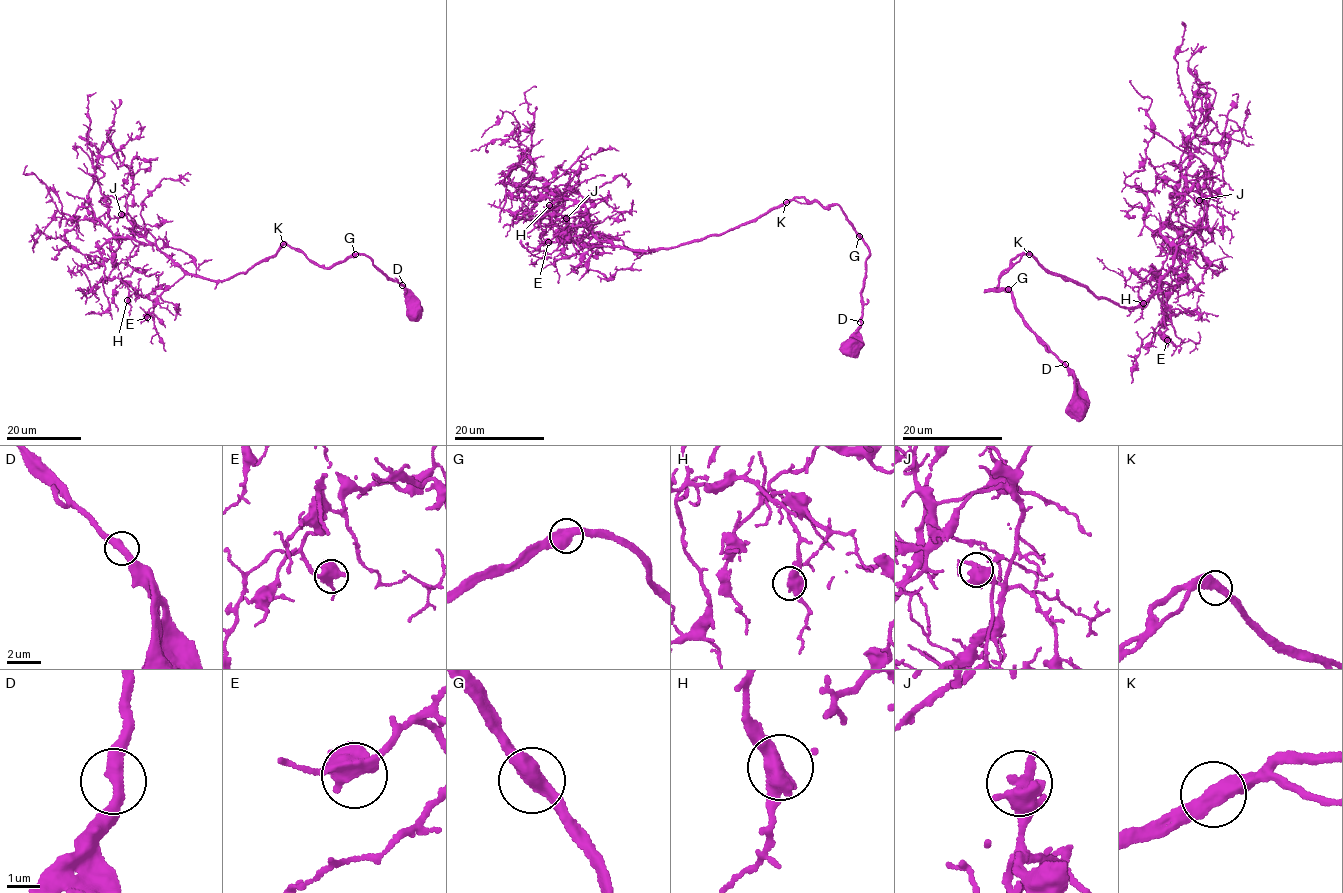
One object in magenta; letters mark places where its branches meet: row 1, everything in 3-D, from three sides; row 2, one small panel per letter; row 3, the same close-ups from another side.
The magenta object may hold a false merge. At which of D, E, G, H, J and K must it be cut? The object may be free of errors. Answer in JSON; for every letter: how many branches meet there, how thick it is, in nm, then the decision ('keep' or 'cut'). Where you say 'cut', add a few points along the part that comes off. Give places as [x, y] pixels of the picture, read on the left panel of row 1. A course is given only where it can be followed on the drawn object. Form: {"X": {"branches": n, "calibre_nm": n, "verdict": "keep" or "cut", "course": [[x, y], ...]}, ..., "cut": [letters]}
{"D": {"branches": 2, "calibre_nm": 400, "verdict": "keep"}, "E": {"branches": 2, "calibre_nm": 600, "verdict": "keep"}, "G": {"branches": 2, "calibre_nm": 500, "verdict": "keep"}, "H": {"branches": 2, "calibre_nm": 500, "verdict": "keep"}, "J": {"branches": 2, "calibre_nm": 500, "verdict": "keep"}, "K": {"branches": 2, "calibre_nm": 480, "verdict": "keep"}, "cut": []}

